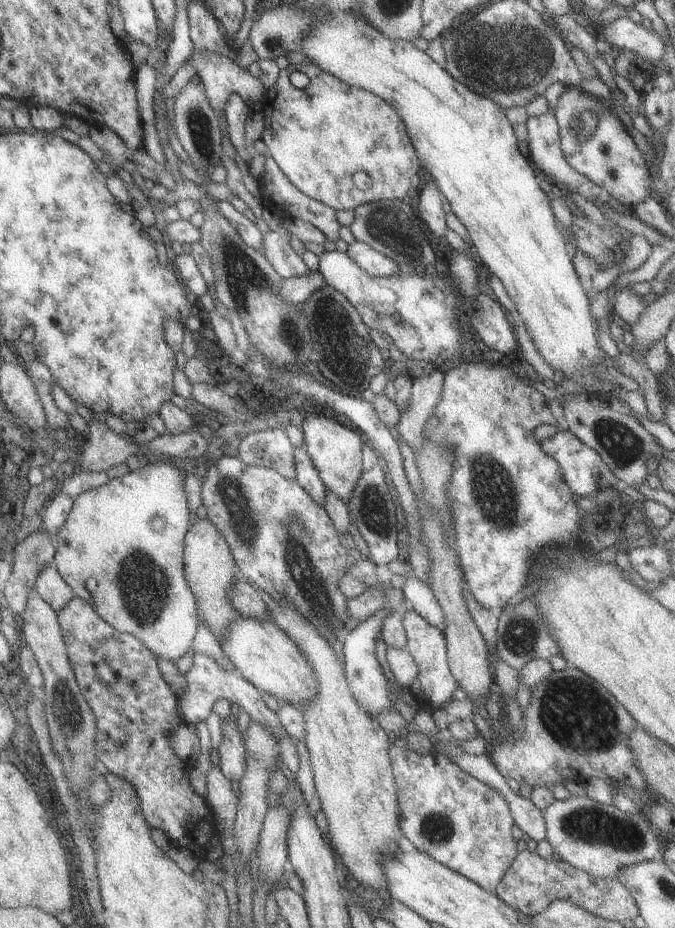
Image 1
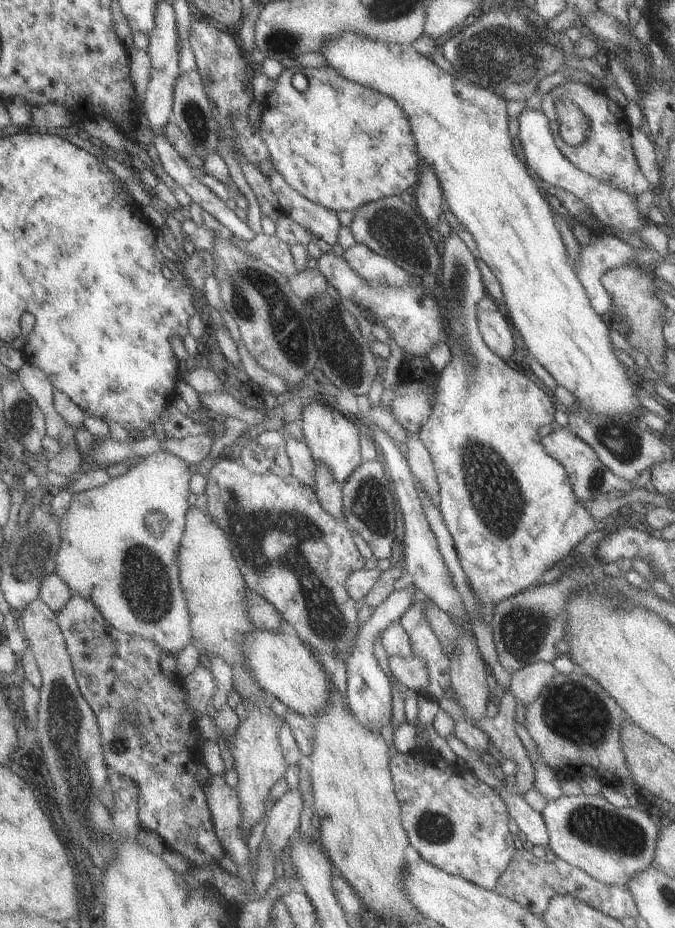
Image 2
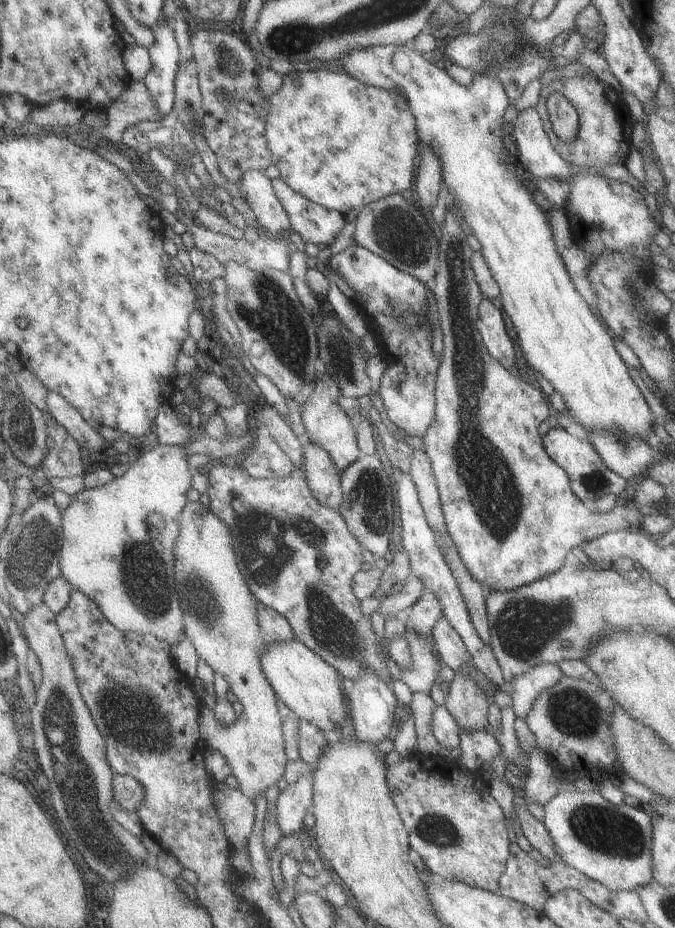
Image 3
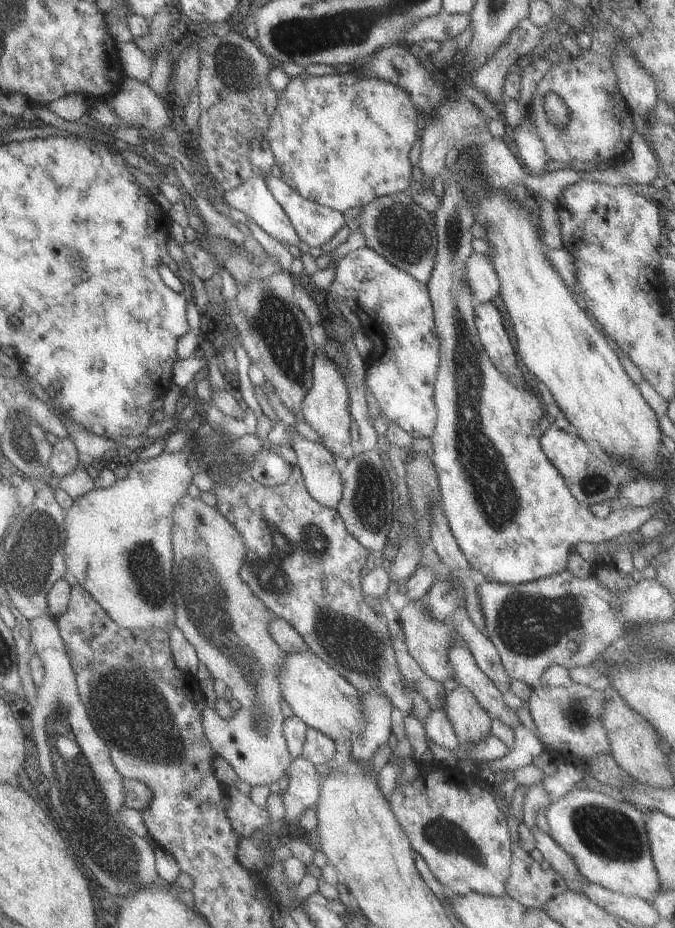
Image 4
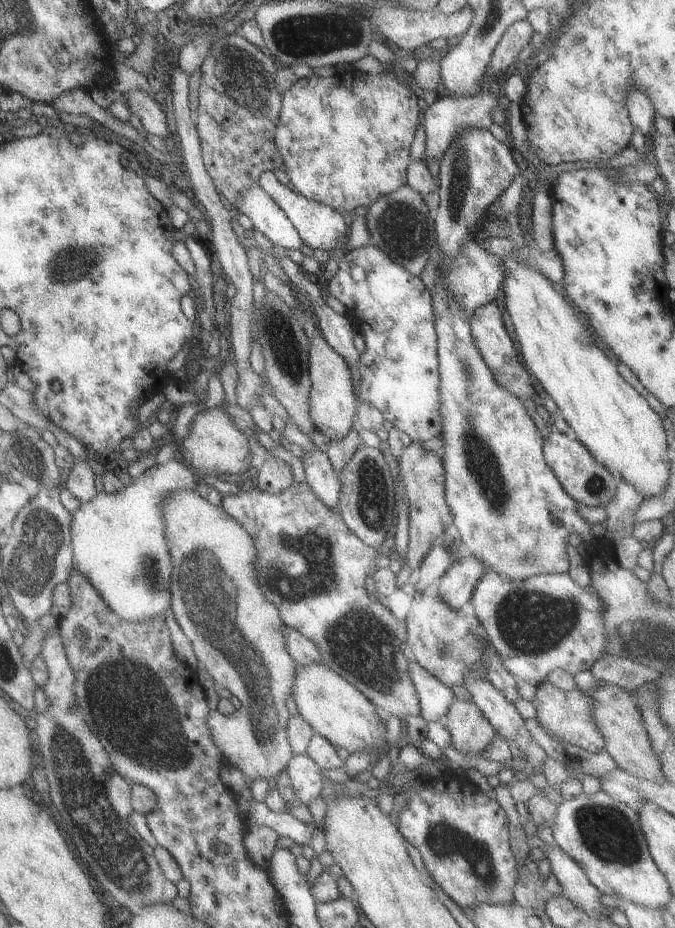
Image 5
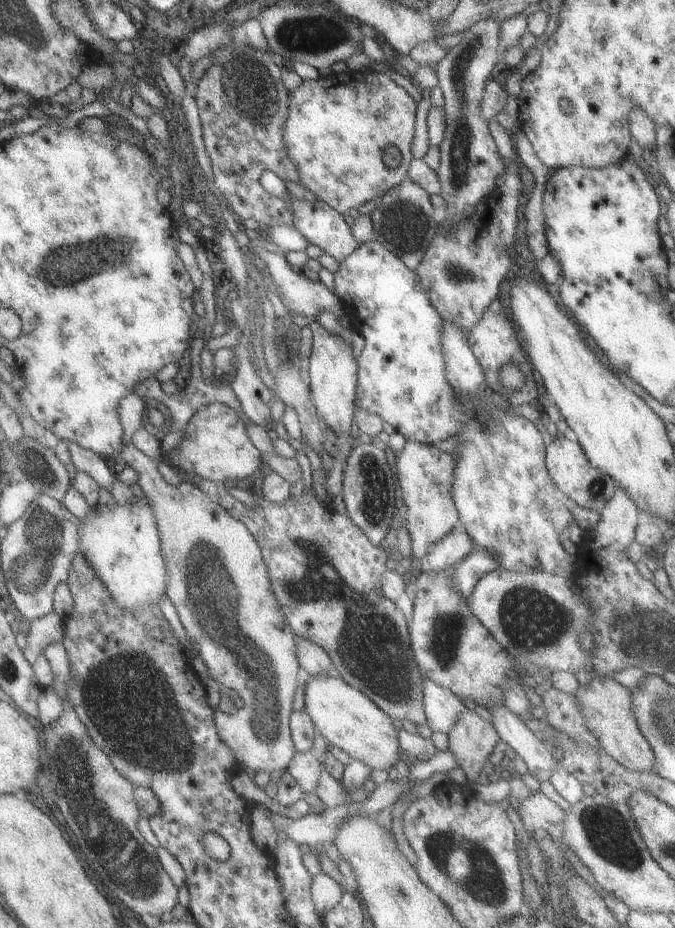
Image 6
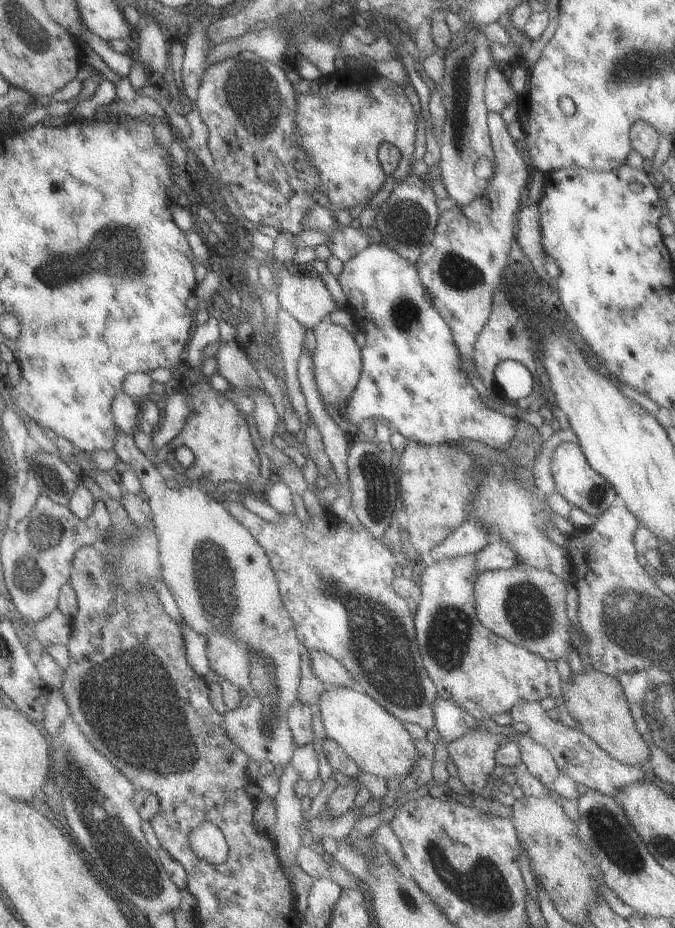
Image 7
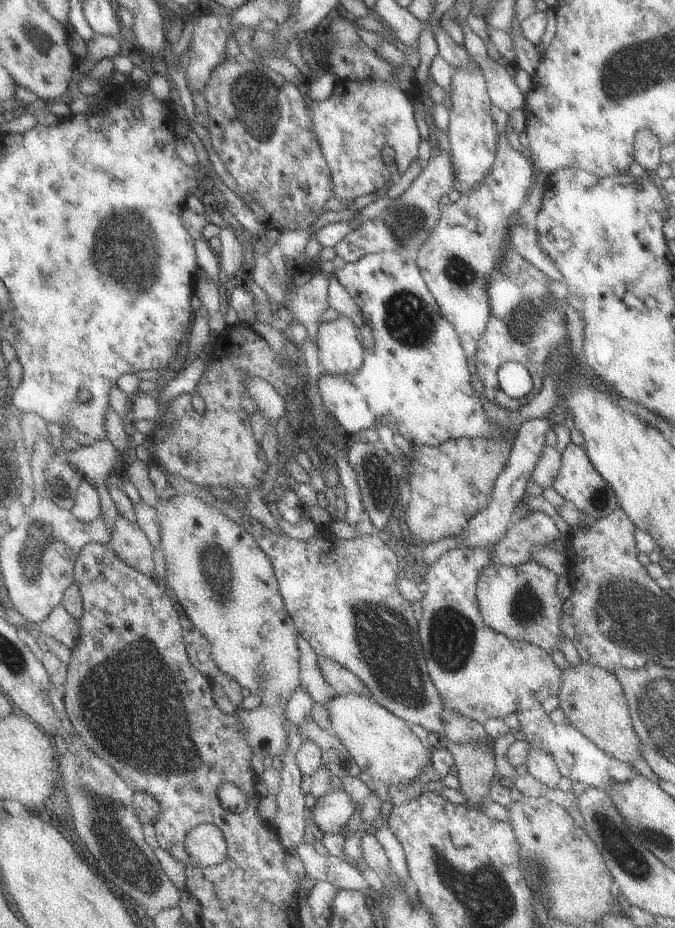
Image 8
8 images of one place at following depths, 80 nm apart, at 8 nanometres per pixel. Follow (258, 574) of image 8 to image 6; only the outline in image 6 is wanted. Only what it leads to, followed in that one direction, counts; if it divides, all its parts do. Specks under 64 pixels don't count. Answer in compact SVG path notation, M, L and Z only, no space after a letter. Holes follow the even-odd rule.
M122 444L116 462L131 466L137 473L135 489L148 500L157 527L160 555L165 563L164 594L173 603L181 626L193 642L195 654L205 665L205 674L218 683L235 690L243 706L232 713L213 713L218 737L233 753L235 769L244 771L281 770L285 772L295 754L288 727L292 698L297 688L296 638L285 622L284 614L270 589L270 580L260 548L249 531L235 520L219 503L203 493L189 480L177 485L163 481L156 463L134 445Z

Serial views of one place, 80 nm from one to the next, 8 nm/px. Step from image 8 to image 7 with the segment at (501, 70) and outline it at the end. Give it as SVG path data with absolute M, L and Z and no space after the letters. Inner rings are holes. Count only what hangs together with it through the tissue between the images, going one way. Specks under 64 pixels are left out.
M495 65L489 67L484 78L484 103L488 112L500 113L513 100L516 102L516 92L502 71Z

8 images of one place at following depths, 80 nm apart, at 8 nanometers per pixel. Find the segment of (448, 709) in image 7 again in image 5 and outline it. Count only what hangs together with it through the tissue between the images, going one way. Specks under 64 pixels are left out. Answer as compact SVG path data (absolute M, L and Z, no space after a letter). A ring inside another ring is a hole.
M408 662L408 675L415 689L419 715L427 723L446 715L454 695L451 689L425 672L417 663Z

